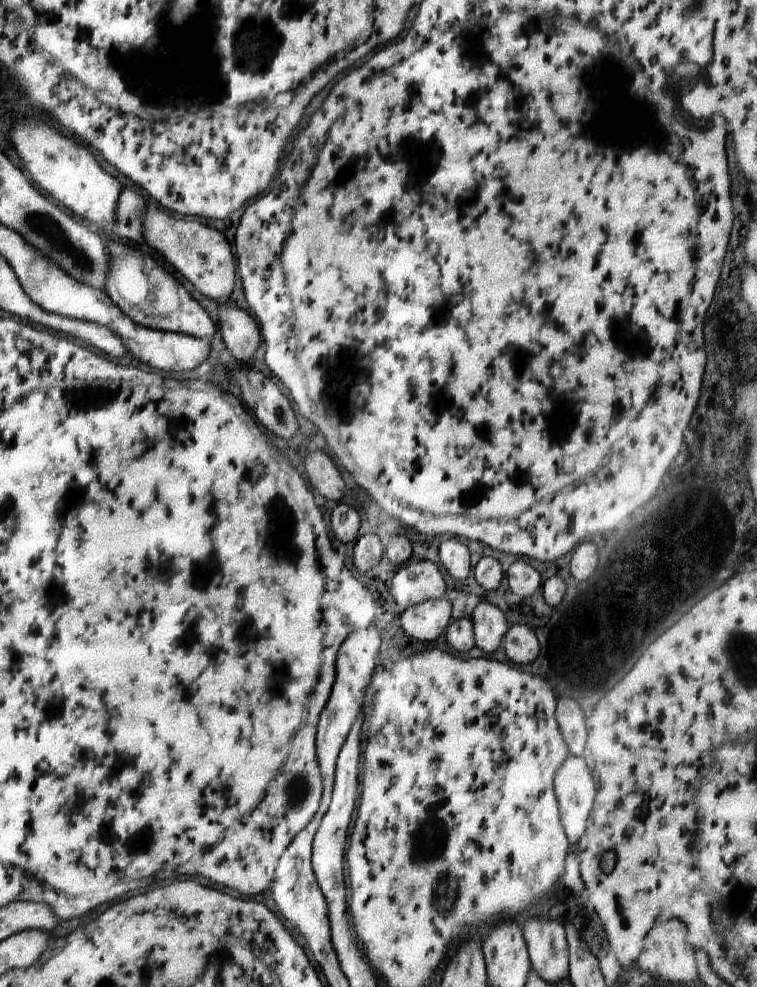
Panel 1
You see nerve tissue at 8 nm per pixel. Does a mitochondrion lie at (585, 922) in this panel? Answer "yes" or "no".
no

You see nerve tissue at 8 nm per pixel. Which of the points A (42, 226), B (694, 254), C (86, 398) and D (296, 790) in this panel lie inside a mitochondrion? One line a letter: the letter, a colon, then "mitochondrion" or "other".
A: mitochondrion
B: other
C: other
D: mitochondrion

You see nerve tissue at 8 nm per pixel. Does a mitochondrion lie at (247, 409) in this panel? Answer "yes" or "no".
no

